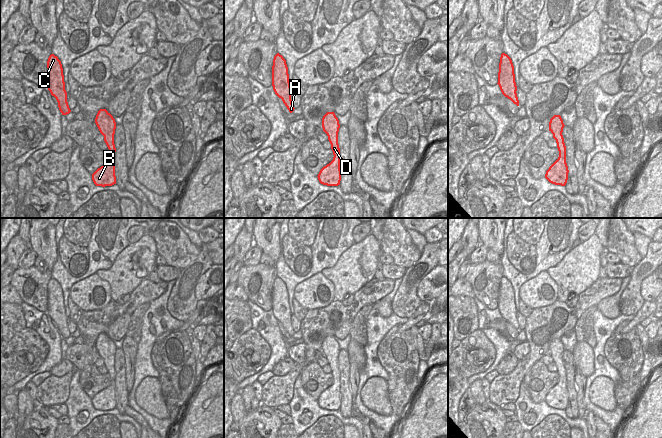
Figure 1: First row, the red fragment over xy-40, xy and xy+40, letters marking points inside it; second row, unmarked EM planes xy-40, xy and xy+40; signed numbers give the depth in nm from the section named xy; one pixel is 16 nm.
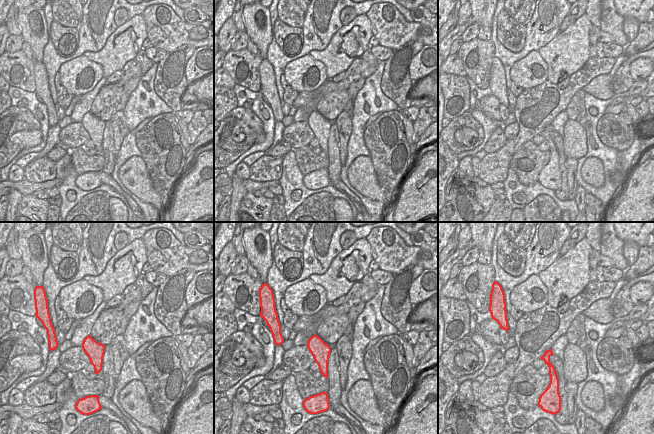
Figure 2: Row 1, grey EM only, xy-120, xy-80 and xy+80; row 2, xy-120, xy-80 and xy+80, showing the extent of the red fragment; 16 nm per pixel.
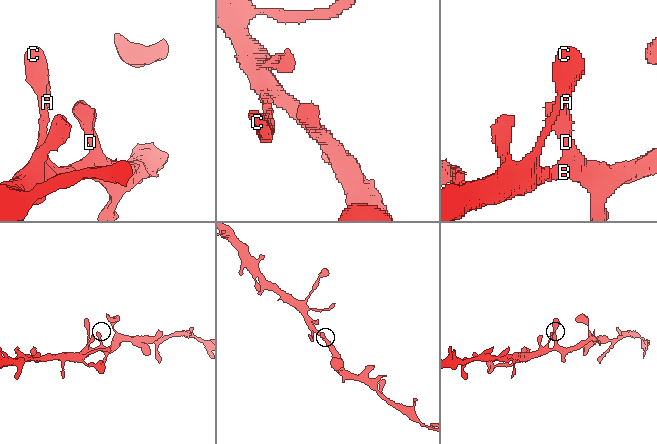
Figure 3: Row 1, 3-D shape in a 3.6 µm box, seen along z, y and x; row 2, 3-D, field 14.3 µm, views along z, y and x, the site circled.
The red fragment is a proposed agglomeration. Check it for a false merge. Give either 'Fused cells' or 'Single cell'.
Single cell.

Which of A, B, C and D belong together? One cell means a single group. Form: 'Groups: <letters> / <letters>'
Groups: A B C D.

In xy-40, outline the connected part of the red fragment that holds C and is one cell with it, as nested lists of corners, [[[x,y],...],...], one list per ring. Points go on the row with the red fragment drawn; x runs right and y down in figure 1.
[[[51,54],[47,61],[48,79],[47,87],[51,95],[58,102],[58,107],[62,115],[67,115],[71,112],[67,102],[67,92],[65,90],[65,82],[61,61],[57,56]]]

